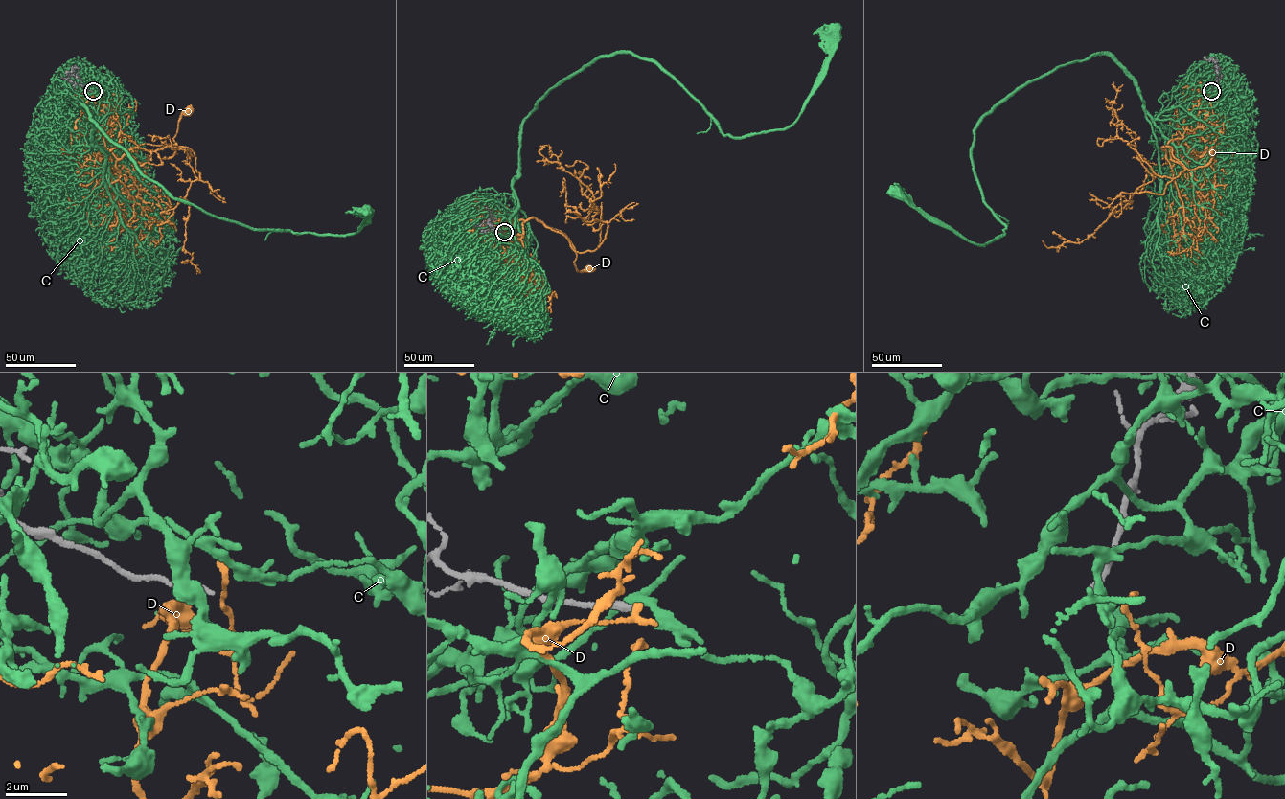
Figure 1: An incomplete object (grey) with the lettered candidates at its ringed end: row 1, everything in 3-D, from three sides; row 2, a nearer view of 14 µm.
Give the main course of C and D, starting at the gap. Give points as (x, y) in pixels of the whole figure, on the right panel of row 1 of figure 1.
C: (1212, 91), (1152, 118), (1103, 54), (1019, 87), (974, 132), (975, 176), (1005, 227), (984, 246), (896, 190)
D: (1213, 91), (1222, 91), (1191, 102), (1181, 138), (1162, 147), (1170, 147), (1188, 170), (1204, 166), (1211, 151)

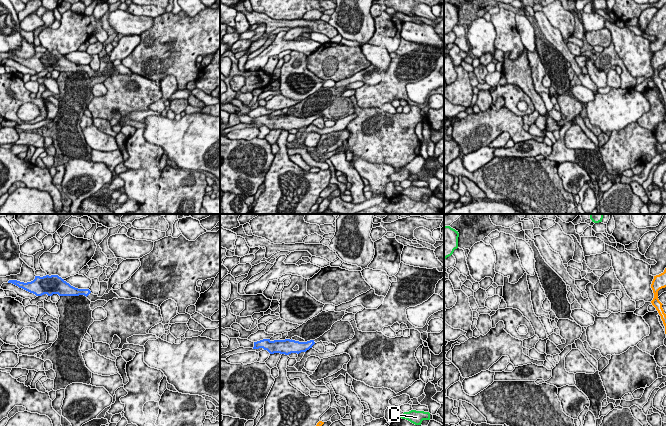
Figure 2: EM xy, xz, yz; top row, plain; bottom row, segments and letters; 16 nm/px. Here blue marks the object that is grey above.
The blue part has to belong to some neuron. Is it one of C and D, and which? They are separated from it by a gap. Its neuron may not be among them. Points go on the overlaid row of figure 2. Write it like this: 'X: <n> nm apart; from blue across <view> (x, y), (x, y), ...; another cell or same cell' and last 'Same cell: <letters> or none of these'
C: 1800 nm apart; from blue across xz (311, 347), (399, 416); another cell
D: 1150 nm apart; from blue across xz (298, 353), (319, 421); another cell
Same cell: none of these

